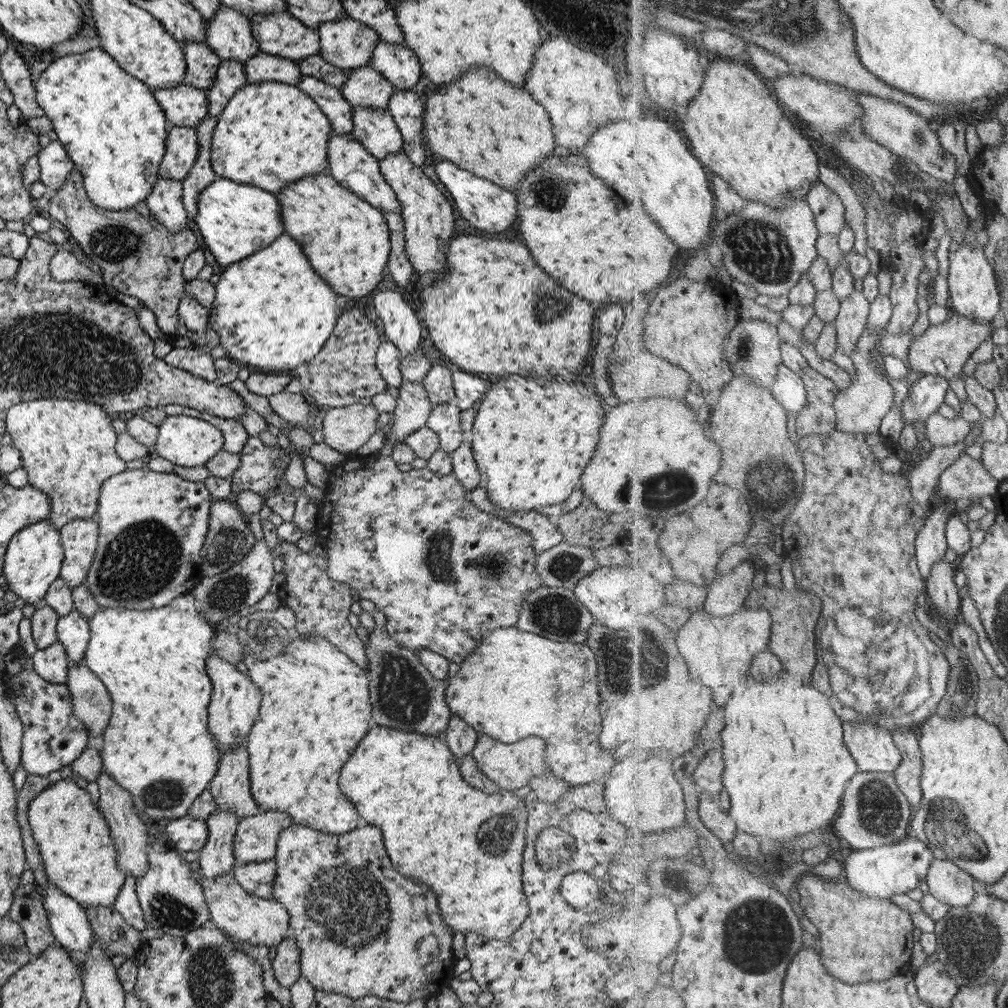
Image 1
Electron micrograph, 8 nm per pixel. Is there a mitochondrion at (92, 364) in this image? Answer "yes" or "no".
yes

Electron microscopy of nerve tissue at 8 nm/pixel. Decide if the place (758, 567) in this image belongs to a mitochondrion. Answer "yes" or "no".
no

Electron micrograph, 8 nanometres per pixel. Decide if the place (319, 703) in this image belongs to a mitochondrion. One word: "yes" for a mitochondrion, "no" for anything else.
no

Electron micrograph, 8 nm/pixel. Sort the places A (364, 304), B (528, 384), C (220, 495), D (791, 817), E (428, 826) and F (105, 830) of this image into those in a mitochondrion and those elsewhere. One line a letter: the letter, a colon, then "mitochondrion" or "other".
A: other
B: other
C: other
D: other
E: other
F: other

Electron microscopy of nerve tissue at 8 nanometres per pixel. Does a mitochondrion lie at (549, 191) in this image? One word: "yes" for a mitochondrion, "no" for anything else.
yes

